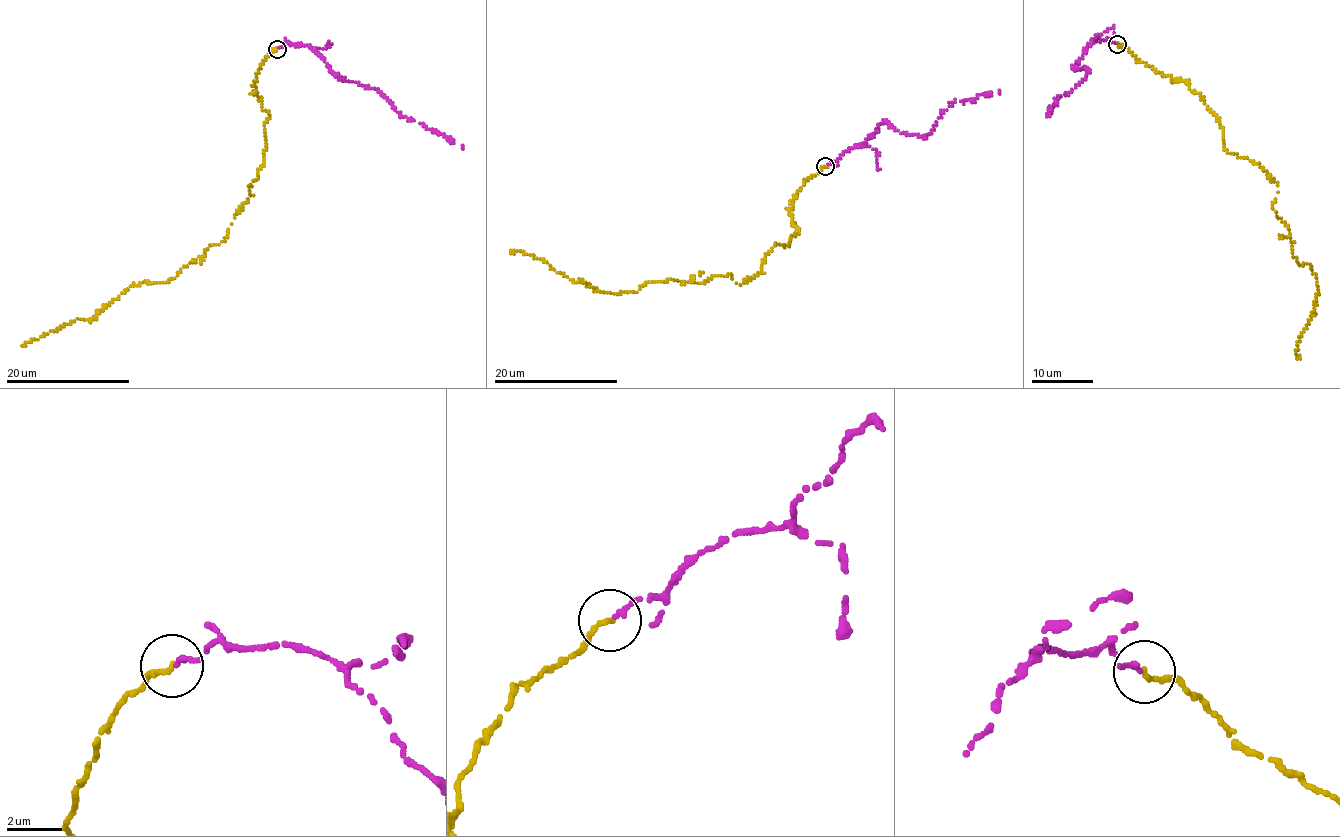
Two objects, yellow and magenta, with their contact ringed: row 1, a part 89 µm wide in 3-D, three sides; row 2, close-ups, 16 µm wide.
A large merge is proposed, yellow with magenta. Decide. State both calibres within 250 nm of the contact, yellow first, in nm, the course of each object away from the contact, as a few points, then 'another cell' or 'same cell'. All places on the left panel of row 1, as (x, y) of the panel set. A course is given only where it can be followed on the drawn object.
200 nm thick on the yellow side, 200 nm on the other; yellow runs (277, 48), (254, 83), (269, 116), (263, 165), (225, 238), (175, 277), (131, 285), (91, 320), (23, 346); magenta runs (278, 48), (288, 44), (307, 44), (341, 77), (373, 87), (402, 116), (446, 135), (463, 149); same cell

